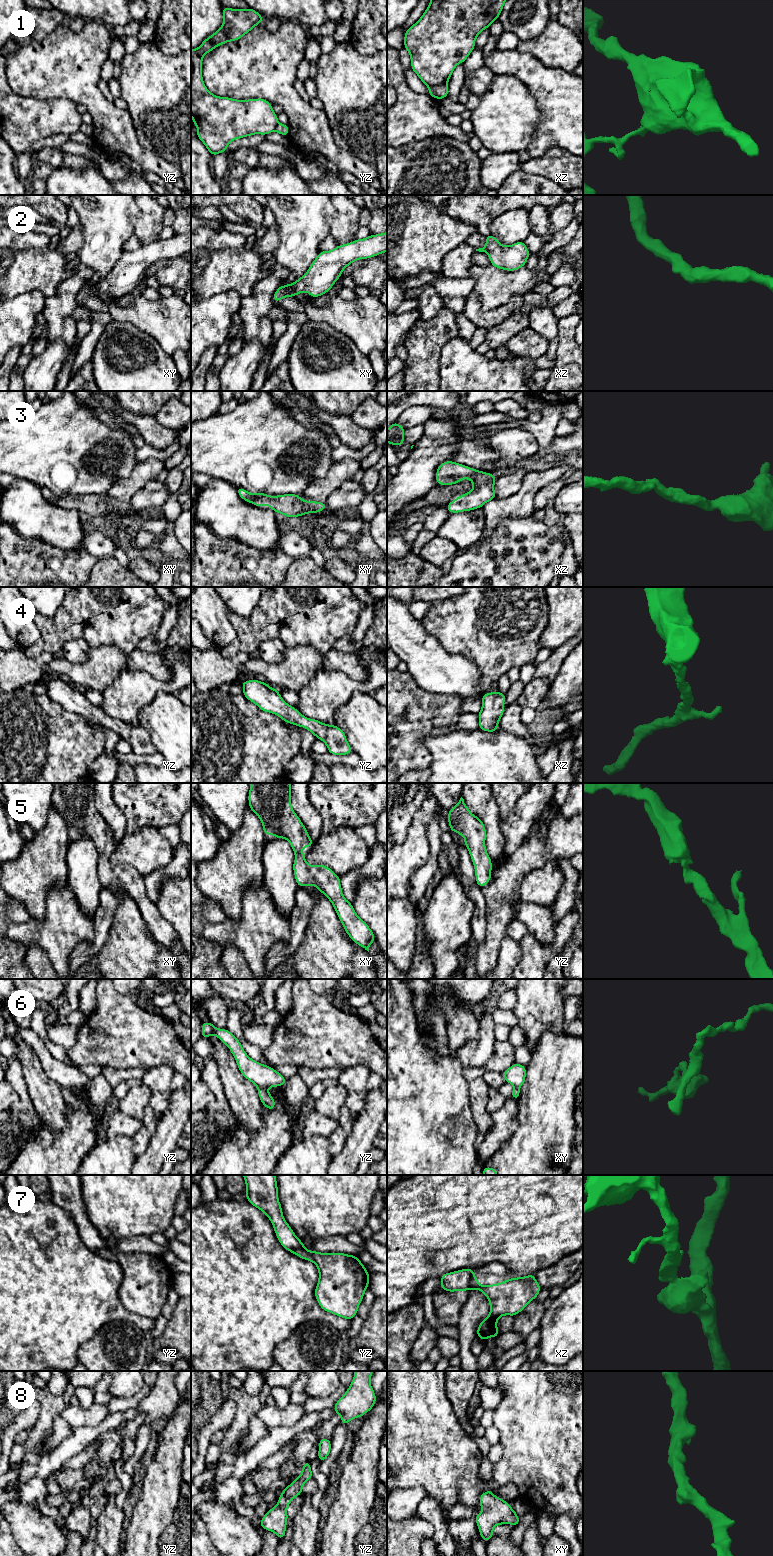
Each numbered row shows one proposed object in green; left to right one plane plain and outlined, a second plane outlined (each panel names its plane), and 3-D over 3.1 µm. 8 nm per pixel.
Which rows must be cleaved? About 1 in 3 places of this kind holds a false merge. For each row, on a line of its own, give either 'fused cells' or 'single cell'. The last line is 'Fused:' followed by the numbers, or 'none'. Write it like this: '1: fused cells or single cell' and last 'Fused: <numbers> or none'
1: fused cells
2: single cell
3: single cell
4: single cell
5: single cell
6: fused cells
7: fused cells
8: single cell
Fused: 1, 6, 7

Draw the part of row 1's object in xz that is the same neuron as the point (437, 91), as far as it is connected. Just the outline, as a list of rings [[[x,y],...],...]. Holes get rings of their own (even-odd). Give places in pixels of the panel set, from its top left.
[[[447,84],[441,85],[427,85],[428,90],[430,91],[429,96],[441,100],[445,97],[448,97],[448,86]]]

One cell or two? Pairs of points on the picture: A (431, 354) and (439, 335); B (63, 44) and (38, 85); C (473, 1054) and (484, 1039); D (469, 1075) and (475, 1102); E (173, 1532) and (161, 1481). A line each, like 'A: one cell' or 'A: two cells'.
A: one cell
B: one cell
C: one cell
D: one cell
E: two cells

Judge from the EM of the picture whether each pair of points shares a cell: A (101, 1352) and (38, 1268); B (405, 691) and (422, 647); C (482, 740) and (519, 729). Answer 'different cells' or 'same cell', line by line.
A: different cells
B: different cells
C: different cells

